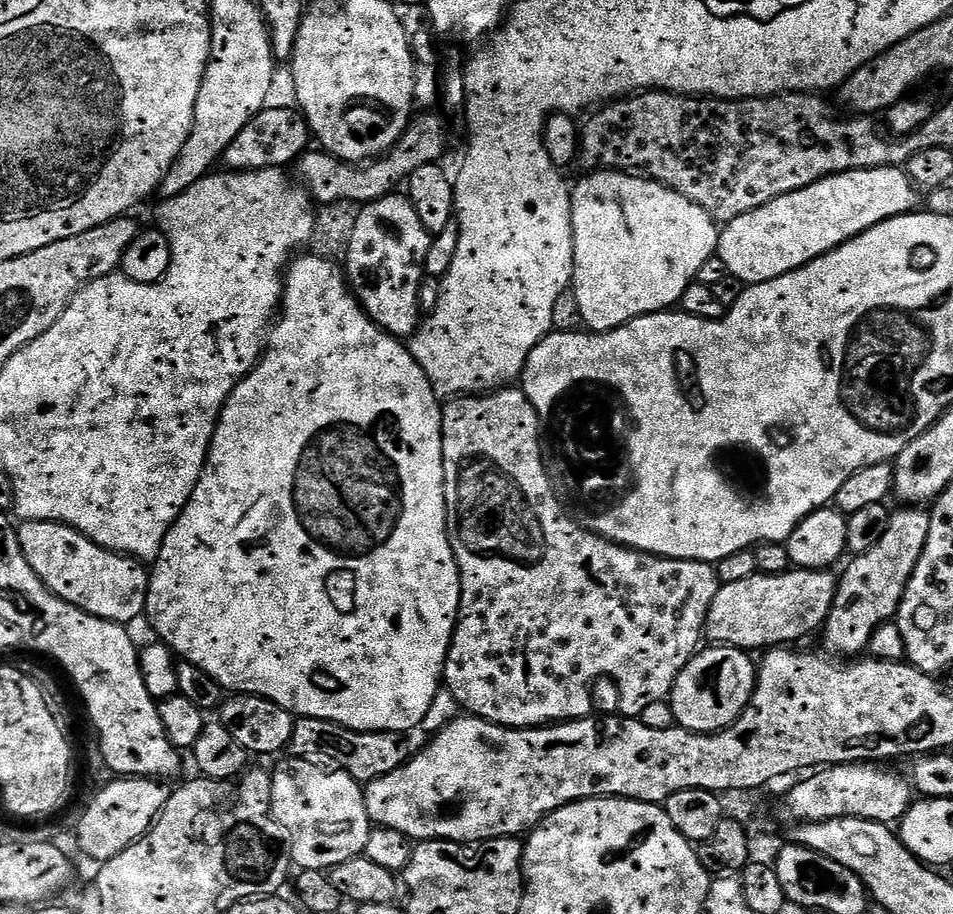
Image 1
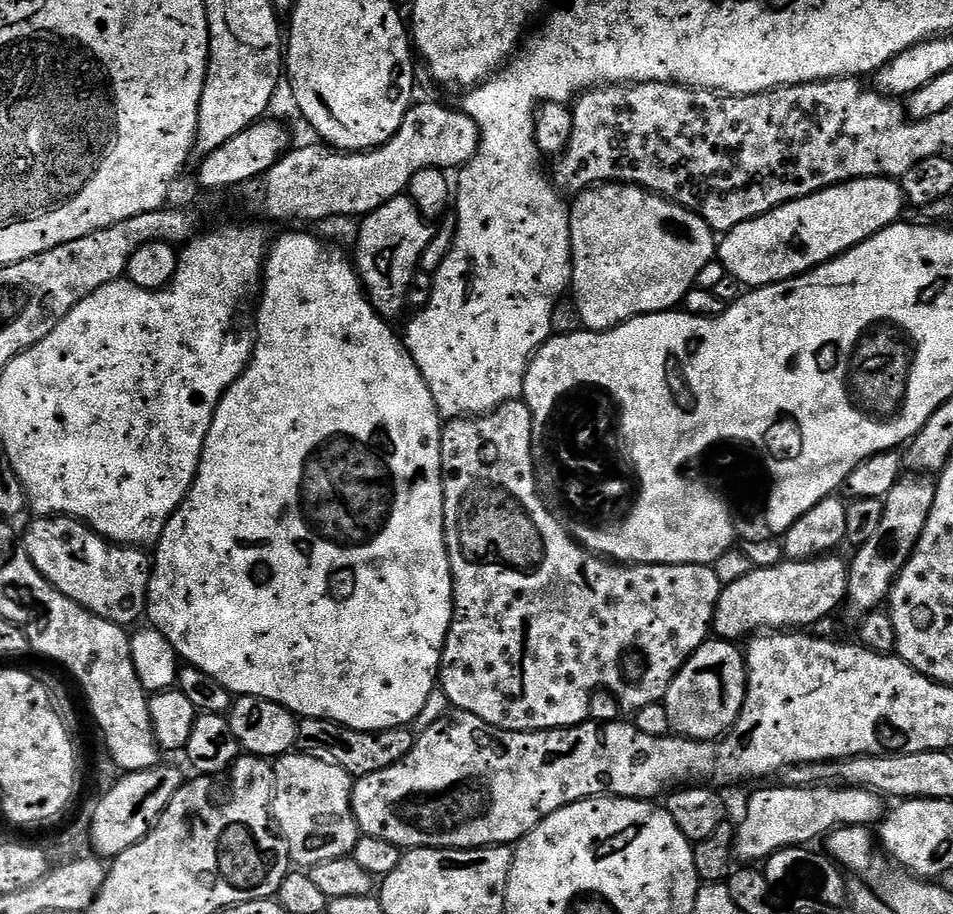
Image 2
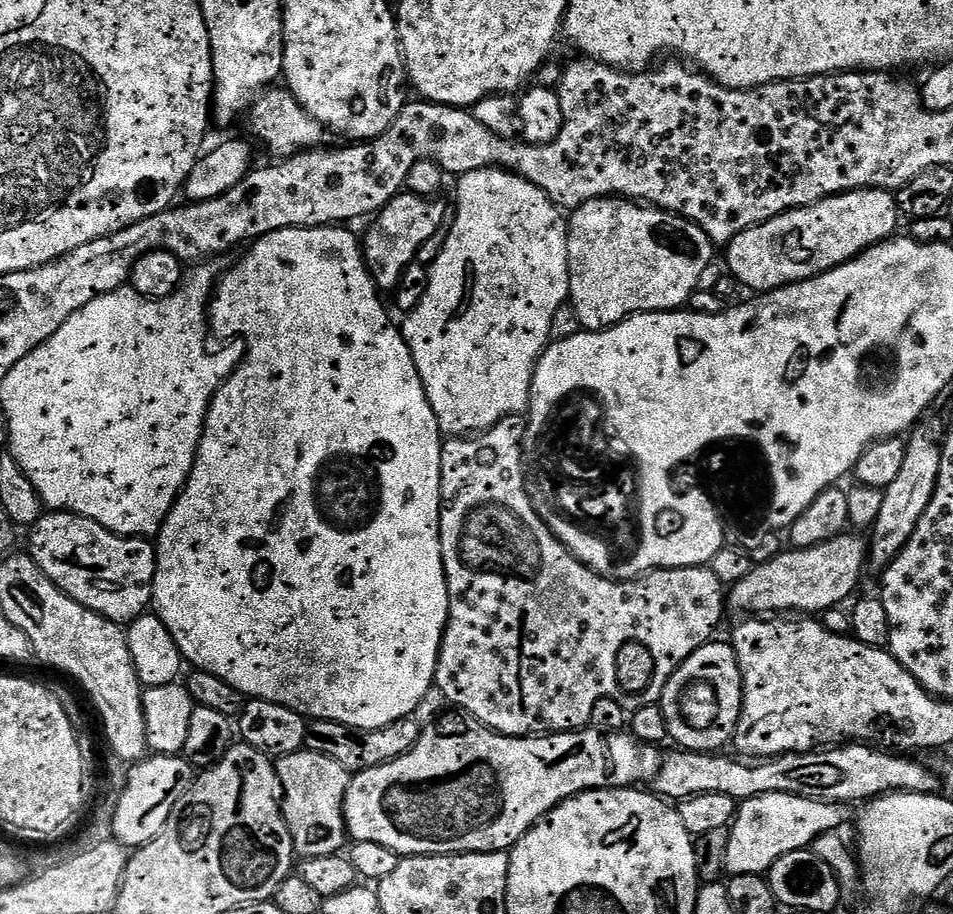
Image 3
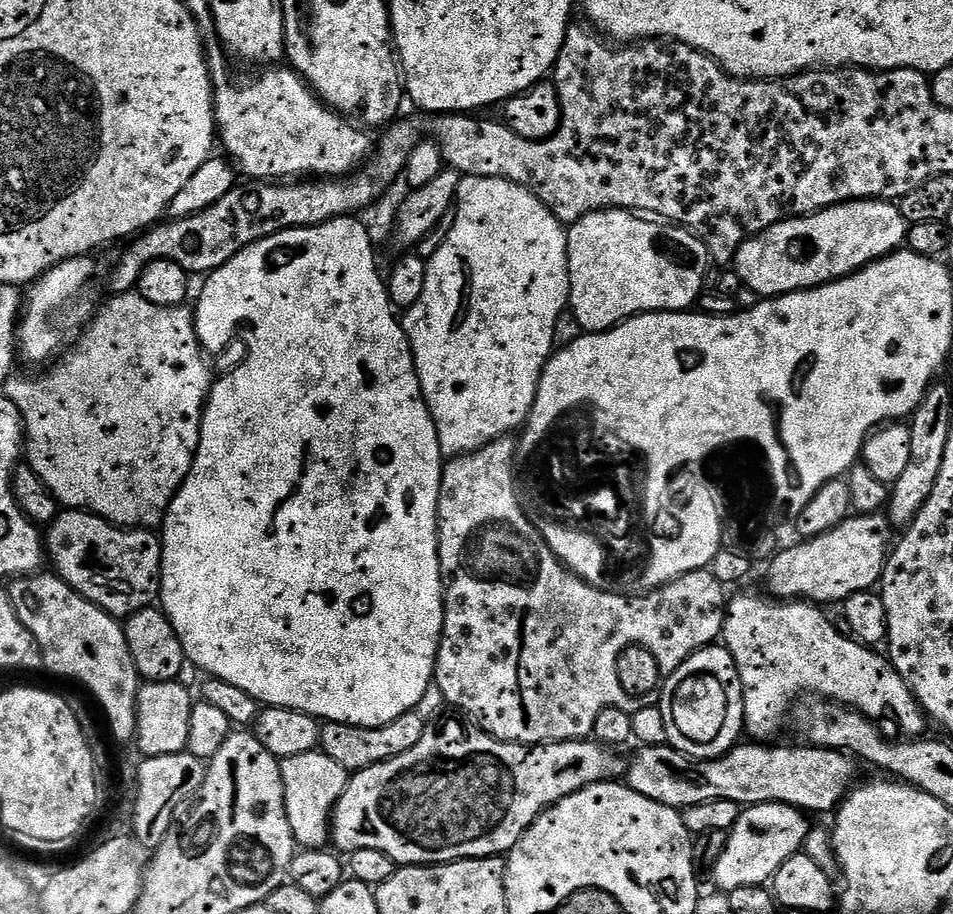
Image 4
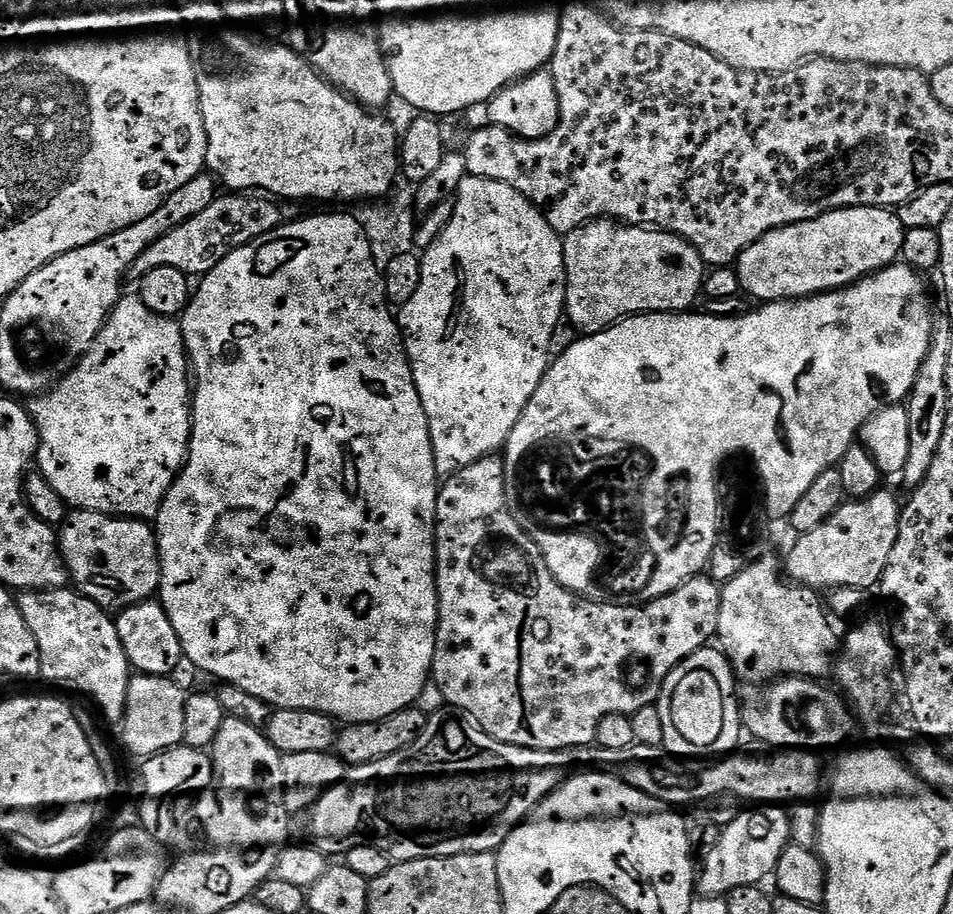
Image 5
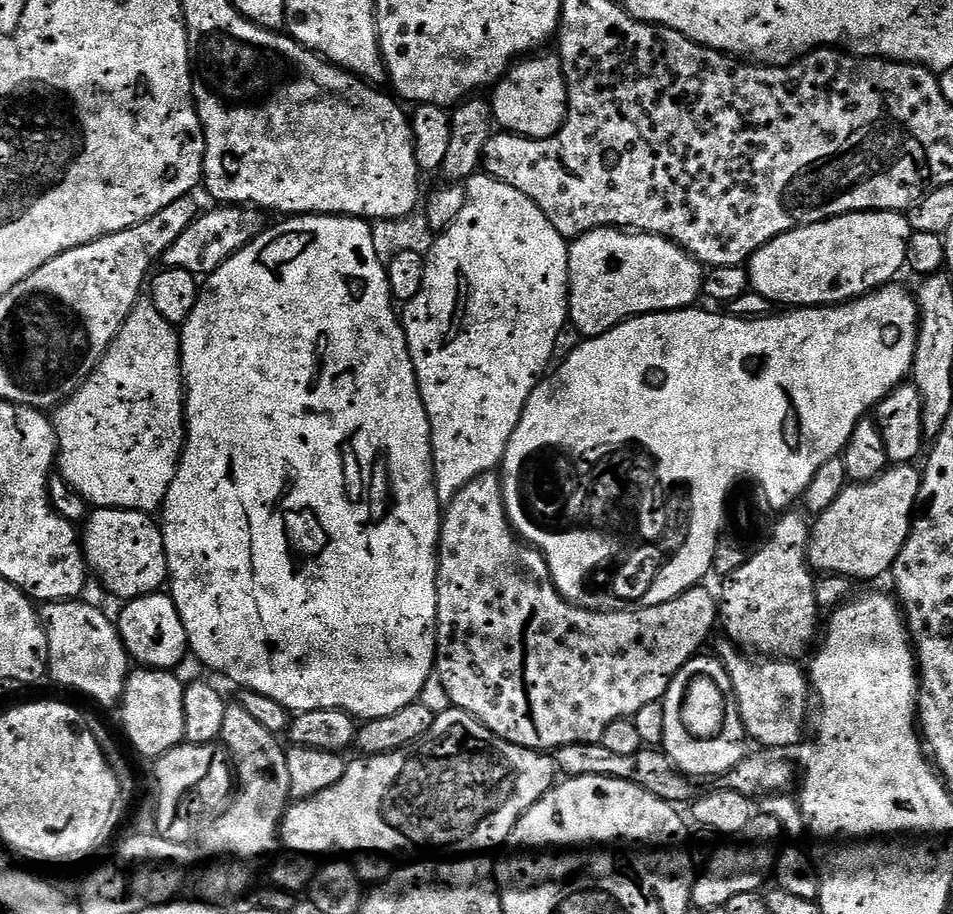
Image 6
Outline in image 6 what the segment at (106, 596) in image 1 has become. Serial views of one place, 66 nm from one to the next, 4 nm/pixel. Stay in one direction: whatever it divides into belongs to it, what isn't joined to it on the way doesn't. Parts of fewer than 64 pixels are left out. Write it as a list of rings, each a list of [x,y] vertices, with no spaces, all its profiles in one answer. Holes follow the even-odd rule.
[[[92,508],[82,524],[82,551],[84,562],[93,577],[100,579],[100,584],[112,596],[117,596],[120,602],[127,602],[139,596],[149,596],[152,592],[159,592],[168,582],[168,563],[166,562],[166,546],[164,545],[164,534],[159,523],[152,521],[153,517],[146,512],[138,510],[126,510],[125,508]]]

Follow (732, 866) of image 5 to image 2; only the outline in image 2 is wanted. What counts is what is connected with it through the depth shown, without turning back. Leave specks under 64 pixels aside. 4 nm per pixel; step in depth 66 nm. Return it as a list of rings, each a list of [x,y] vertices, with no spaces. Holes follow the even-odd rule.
[[[809,786],[793,788],[760,788],[748,800],[740,828],[735,829],[734,852],[744,862],[764,862],[783,848],[808,846],[837,828],[847,828],[849,824],[872,826],[885,815],[885,801],[867,788],[847,786]]]

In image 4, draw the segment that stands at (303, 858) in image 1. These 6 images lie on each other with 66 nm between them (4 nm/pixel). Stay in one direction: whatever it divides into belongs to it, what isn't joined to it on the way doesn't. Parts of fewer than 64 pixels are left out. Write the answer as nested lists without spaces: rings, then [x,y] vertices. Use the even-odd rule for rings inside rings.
[[[322,751],[307,752],[280,760],[280,773],[284,787],[286,818],[290,818],[290,830],[300,848],[323,848],[332,834],[332,811],[336,800],[346,790],[349,772],[334,758]]]

